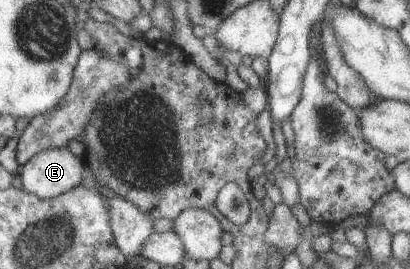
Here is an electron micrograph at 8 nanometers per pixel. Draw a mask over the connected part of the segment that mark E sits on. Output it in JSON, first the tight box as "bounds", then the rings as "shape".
{"bounds":[19,147,86,199],"shape":[[[68,147],[42,151],[21,167],[19,186],[30,194],[51,199],[84,186],[86,169],[84,158],[78,158]]]}

